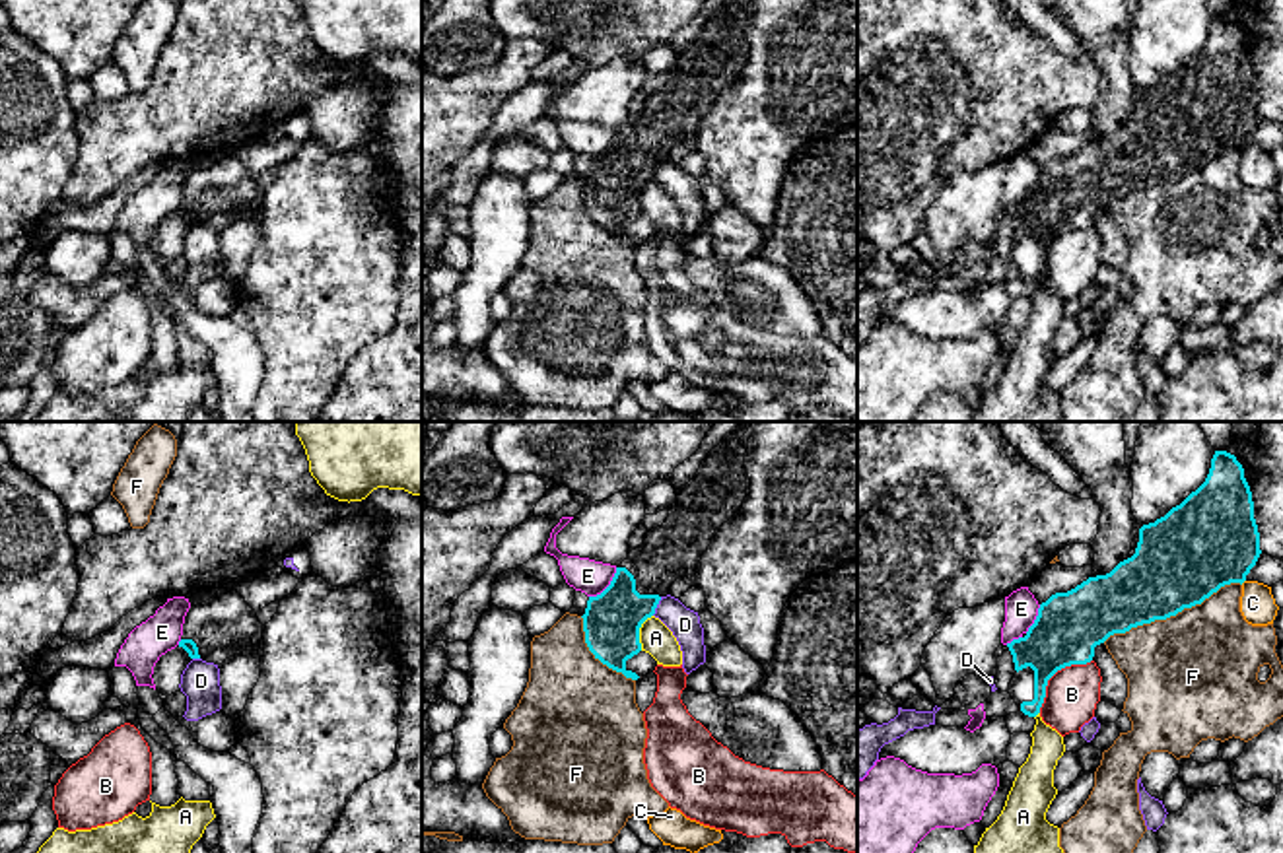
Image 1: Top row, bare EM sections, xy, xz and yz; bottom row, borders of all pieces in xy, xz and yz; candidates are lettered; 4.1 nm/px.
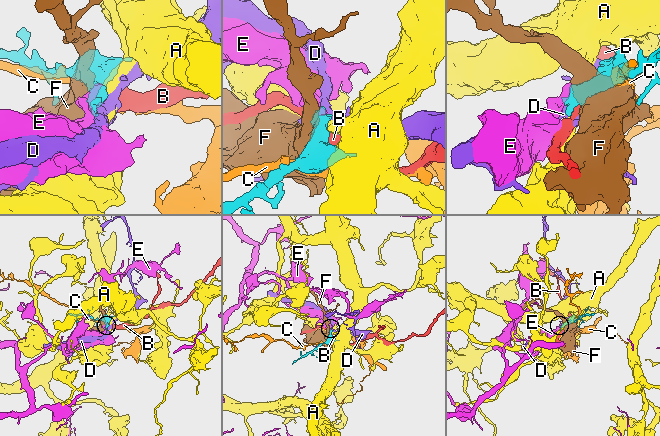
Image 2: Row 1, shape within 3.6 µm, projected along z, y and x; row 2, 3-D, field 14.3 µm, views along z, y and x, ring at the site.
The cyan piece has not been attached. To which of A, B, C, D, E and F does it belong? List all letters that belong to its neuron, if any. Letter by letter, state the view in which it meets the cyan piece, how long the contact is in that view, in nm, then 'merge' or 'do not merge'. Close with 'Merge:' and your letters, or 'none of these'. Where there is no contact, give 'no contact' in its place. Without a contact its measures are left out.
A: contact in xz; length 160 nm; do not merge
B: contact in yz; length 320 nm; do not merge
C: contact in yz; length 30 nm; do not merge
D: contact in xz; length 90 nm; do not merge
E: contact in xz; length 170 nm; do not merge
F: contact in yz; length 600 nm; do not merge
Merge: none of these

